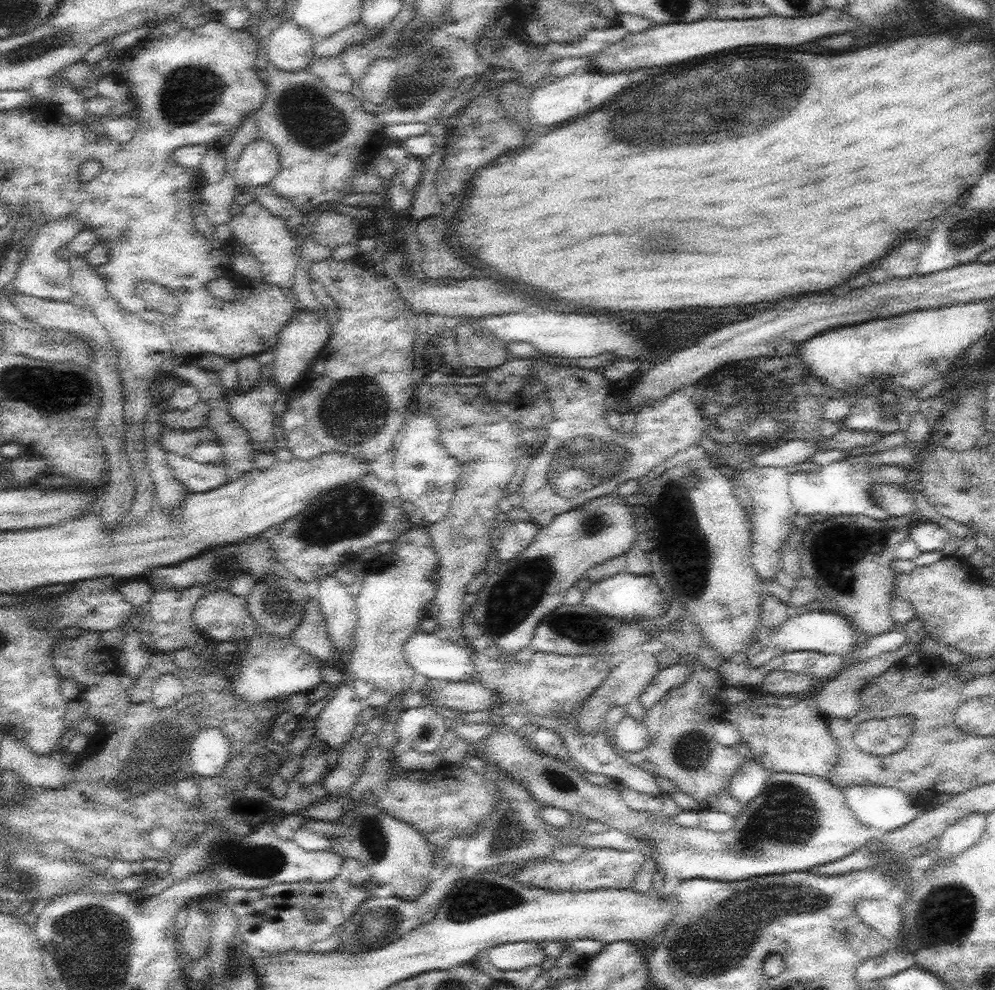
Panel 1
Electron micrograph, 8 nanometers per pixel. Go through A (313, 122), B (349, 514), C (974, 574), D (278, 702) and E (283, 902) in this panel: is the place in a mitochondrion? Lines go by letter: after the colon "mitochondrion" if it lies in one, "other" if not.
A: mitochondrion
B: mitochondrion
C: other
D: other
E: other

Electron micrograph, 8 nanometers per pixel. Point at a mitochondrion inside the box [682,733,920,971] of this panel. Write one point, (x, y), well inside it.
(786, 817)

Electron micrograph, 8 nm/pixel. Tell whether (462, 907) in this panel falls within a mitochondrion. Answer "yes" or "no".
no

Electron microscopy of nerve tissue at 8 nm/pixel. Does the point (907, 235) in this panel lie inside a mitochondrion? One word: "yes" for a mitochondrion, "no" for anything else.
no

